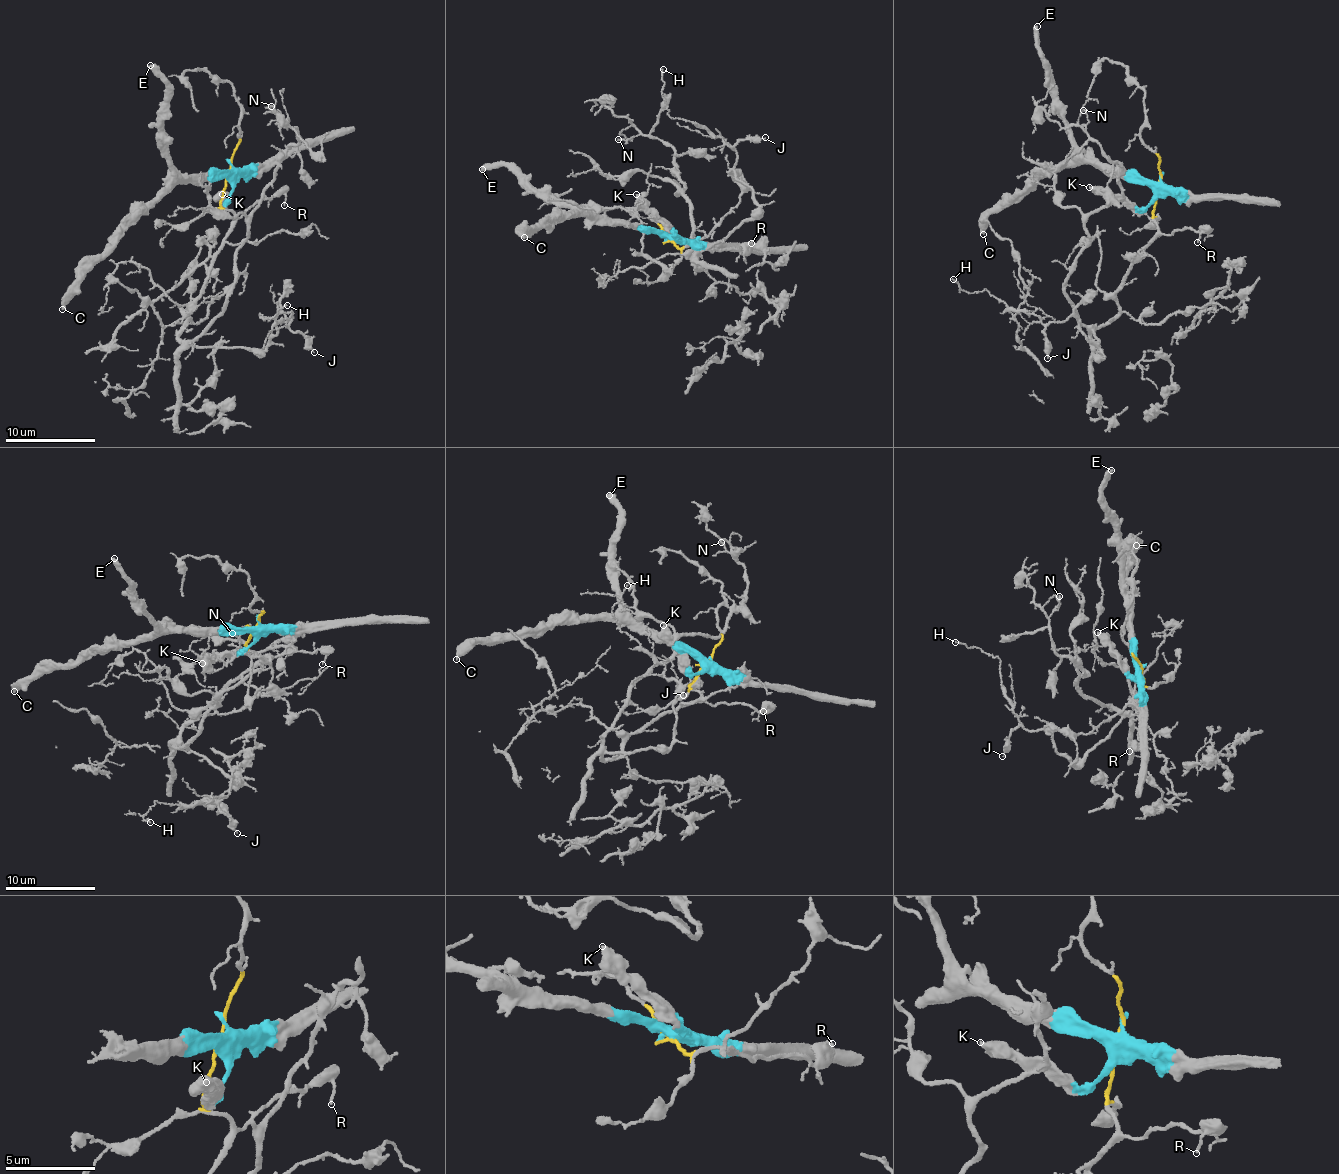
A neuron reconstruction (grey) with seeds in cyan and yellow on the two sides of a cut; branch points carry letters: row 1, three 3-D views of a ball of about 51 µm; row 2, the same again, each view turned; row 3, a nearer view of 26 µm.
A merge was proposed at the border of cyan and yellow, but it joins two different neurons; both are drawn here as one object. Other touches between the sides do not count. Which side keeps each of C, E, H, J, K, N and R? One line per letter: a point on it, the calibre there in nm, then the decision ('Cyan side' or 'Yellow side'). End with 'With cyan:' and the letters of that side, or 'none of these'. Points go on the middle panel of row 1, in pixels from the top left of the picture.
C: Place: (524, 237). Thickness 380 nm. Cyan side
E: Place: (482, 169). Thickness 500 nm. Cyan side
H: Place: (663, 69). Thickness 120 nm. Yellow side
J: Place: (765, 137). Thickness 240 nm. Yellow side
K: Place: (636, 194). Thickness 500 nm. Cyan side
N: Place: (618, 139). Thickness 130 nm. Yellow side
R: Place: (751, 243). Thickness 140 nm. Yellow side
With cyan: C, E, K

